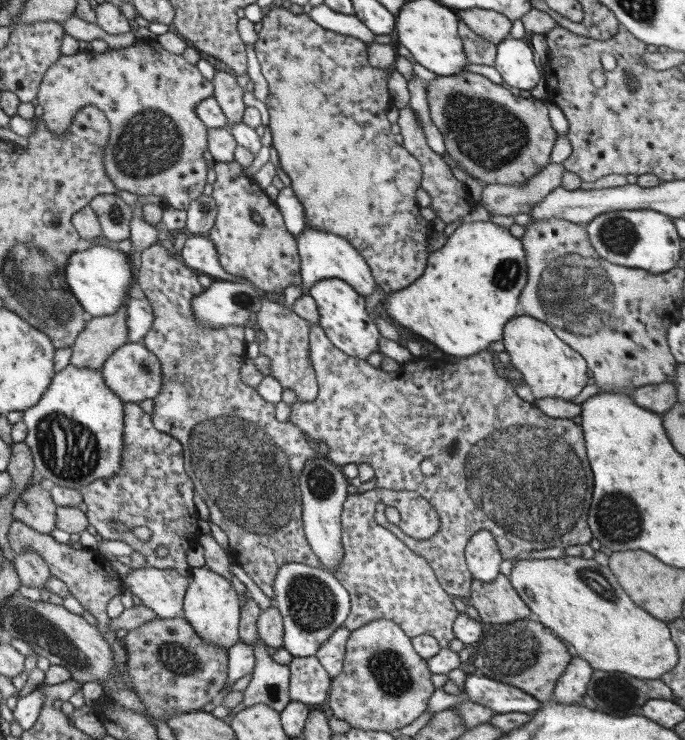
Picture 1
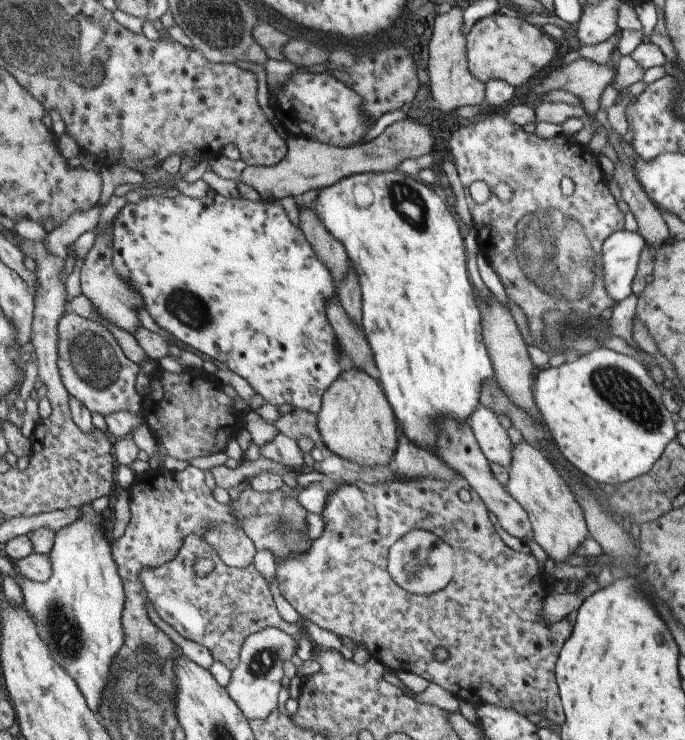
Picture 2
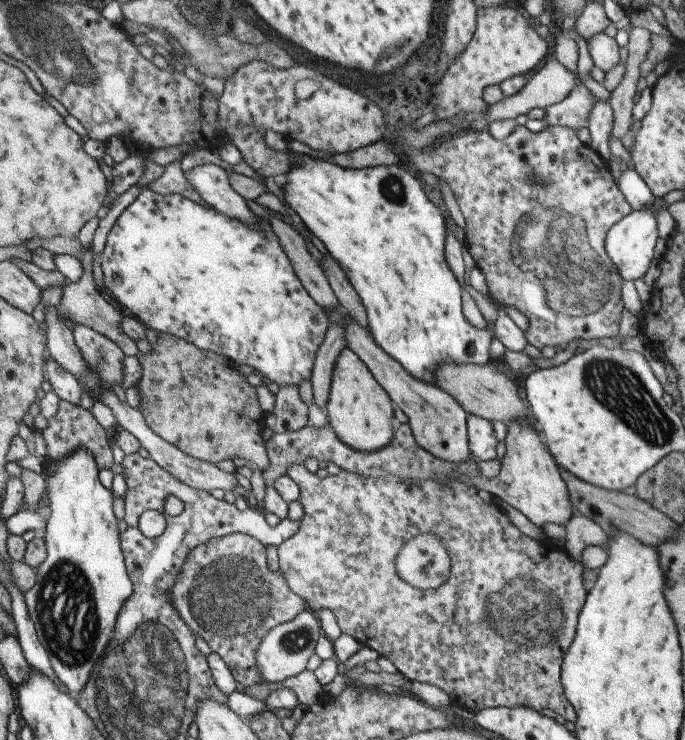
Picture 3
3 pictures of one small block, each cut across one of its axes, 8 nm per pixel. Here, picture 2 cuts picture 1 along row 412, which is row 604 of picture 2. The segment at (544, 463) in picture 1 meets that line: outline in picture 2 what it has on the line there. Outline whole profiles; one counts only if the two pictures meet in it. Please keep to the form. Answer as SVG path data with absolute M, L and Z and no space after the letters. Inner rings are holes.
M422 477L410 481L384 481L382 483L366 483L350 484L338 483L334 492L331 492L326 497L327 503L324 505L322 512L319 514L324 521L322 532L311 540L309 547L305 551L292 553L285 559L276 562L275 578L279 584L282 596L298 611L298 614L304 618L314 622L320 626L334 632L340 638L350 638L358 646L366 649L369 654L378 659L386 669L392 671L403 670L418 676L421 676L429 683L434 682L440 688L449 690L463 704L470 701L476 707L485 703L504 707L505 709L513 710L526 717L527 714L538 714L542 712L545 718L552 720L555 723L562 724L565 721L565 712L559 695L555 675L555 664L564 646L564 643L573 631L572 624L568 621L568 617L564 617L558 622L545 621L541 615L544 599L549 591L548 574L546 572L538 572L538 561L532 553L521 553L510 549L500 539L498 533L495 532L490 516L488 516L487 506L483 503L479 494L476 494L469 486L468 481L462 477L456 477L450 480L435 479L432 477ZM464 488L469 490L471 494L470 502L463 502L458 497L458 491ZM414 529L426 529L439 536L444 542L447 542L455 550L455 573L452 580L442 590L429 595L417 595L416 593L408 592L401 586L398 586L394 579L390 576L387 569L387 556L392 544L400 540L402 536L408 534ZM443 648L447 650L447 660L438 660L434 657L434 649Z

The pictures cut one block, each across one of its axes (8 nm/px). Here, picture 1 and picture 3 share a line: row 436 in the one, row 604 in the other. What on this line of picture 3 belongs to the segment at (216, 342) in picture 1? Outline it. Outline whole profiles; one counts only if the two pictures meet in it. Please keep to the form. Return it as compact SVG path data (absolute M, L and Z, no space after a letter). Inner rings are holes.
M242 533L229 534L199 544L189 552L171 590L174 608L177 608L188 628L208 643L211 650L226 663L232 676L245 687L263 680L257 665L256 651L266 632L308 610L307 602L288 586L280 570L273 571L269 567L266 549L265 544L257 538Z

